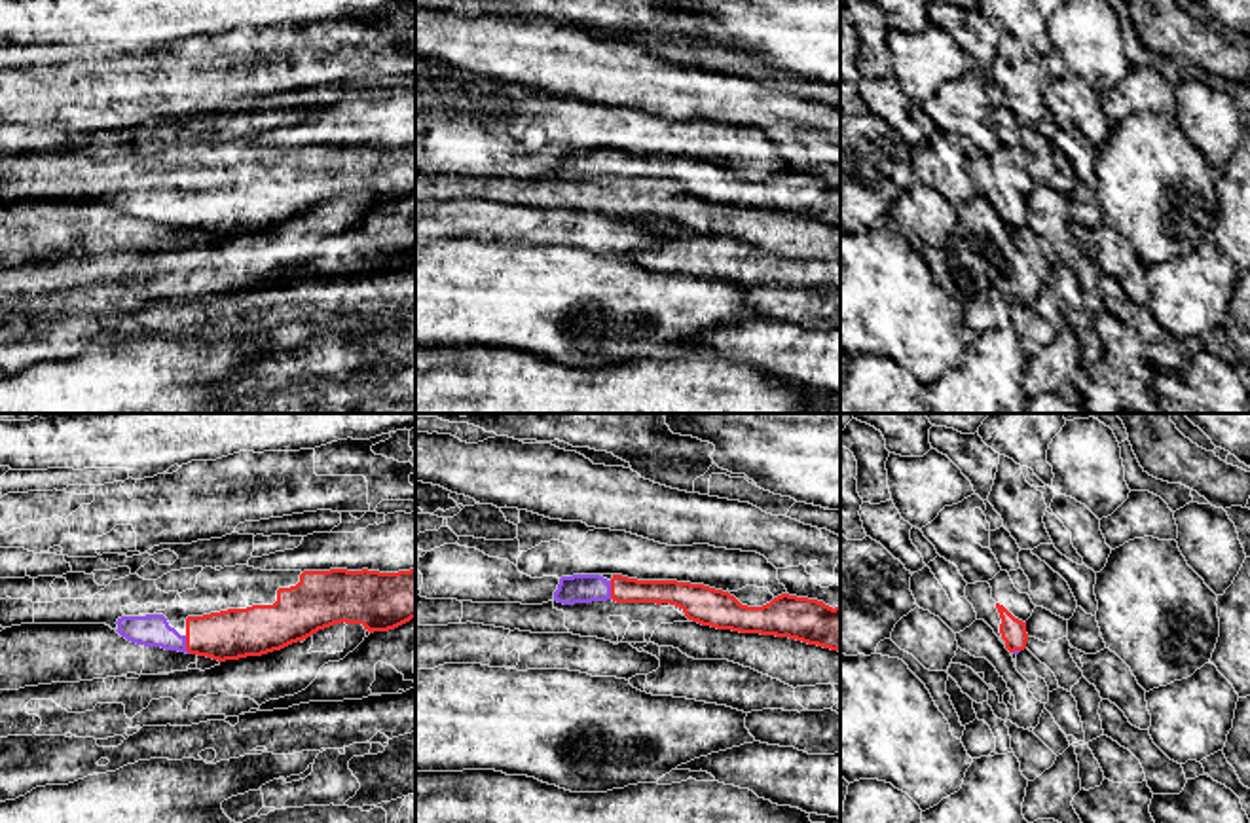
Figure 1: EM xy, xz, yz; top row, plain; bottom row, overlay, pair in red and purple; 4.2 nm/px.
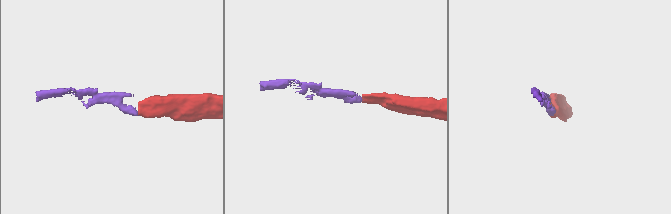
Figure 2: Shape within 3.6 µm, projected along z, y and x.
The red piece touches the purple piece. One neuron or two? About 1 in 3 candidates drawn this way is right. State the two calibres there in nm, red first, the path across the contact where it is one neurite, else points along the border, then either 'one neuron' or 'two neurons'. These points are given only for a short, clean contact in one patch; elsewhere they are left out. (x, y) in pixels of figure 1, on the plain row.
calibres 220 and 140 nm; one neuron

